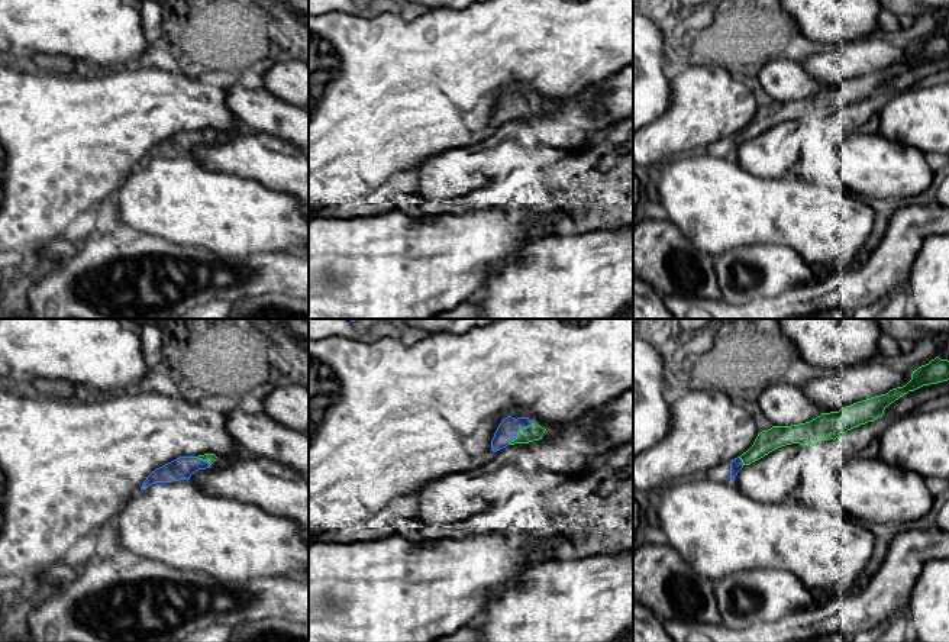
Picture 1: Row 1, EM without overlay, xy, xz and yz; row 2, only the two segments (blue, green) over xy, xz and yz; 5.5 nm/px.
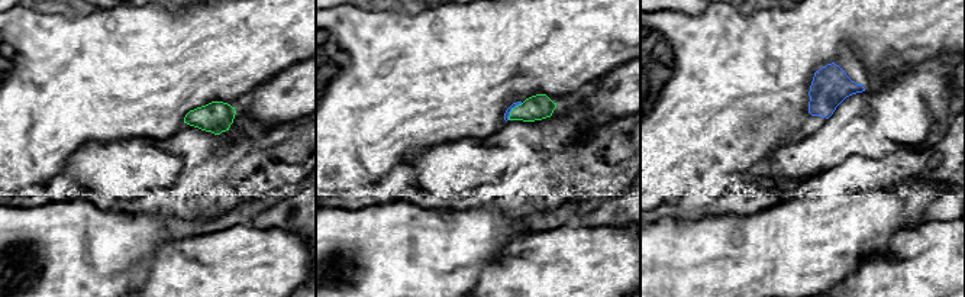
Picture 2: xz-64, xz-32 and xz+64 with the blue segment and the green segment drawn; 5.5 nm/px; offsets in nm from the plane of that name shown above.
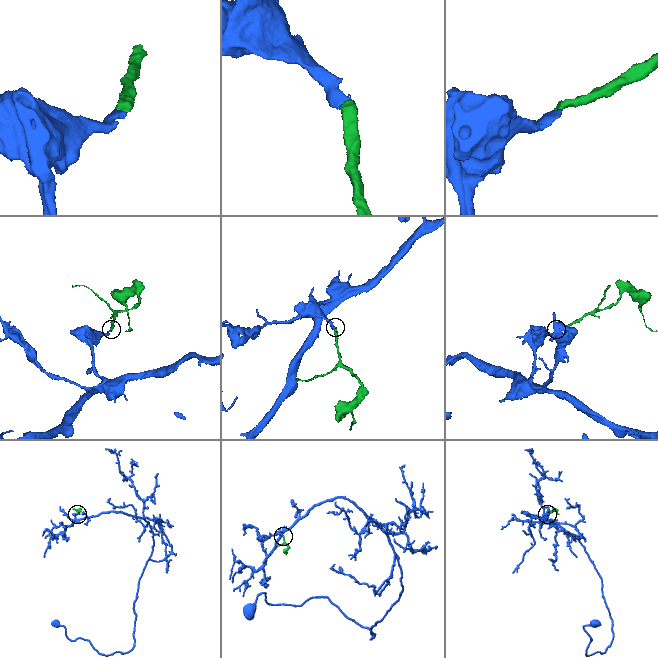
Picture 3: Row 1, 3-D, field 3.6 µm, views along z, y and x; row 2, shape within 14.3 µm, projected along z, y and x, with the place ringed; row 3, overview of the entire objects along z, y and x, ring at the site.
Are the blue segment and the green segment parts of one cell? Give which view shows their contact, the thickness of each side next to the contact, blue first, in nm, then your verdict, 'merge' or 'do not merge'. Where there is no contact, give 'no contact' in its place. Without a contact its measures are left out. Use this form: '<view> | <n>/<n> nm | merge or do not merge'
xz | 120/90 nm | merge

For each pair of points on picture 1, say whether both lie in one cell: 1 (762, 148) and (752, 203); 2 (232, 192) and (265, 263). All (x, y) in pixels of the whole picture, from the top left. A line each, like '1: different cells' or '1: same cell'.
1: different cells
2: different cells

